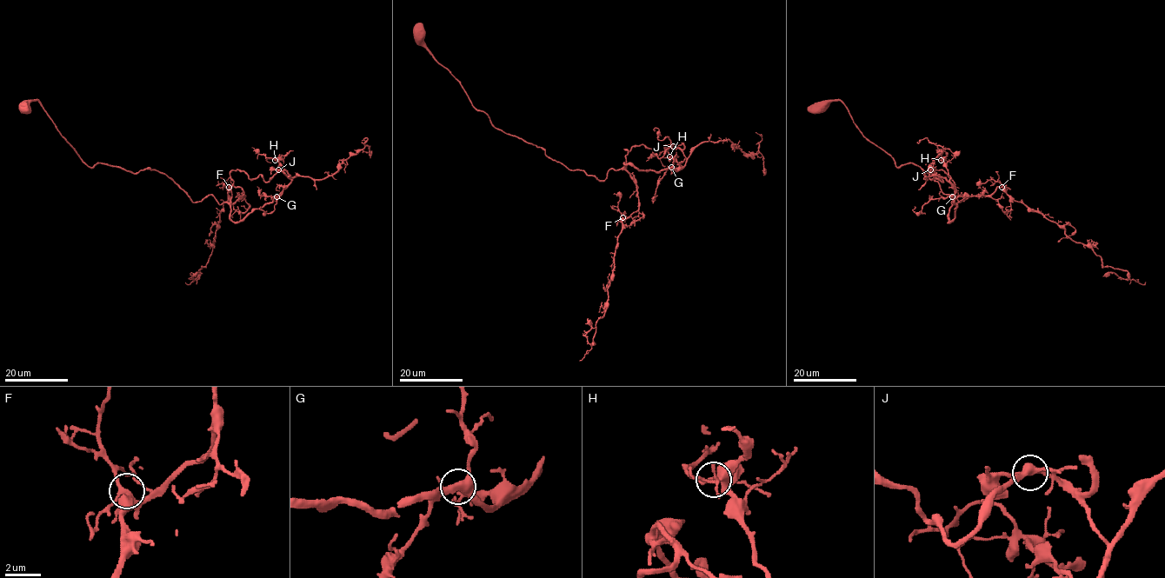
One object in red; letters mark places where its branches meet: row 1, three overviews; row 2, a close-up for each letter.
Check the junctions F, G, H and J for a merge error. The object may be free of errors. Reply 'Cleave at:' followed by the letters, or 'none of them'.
Cleave at: none of them

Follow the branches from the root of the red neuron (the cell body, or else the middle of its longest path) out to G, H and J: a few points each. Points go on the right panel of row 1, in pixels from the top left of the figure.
G: (817, 106), (840, 101), (896, 167), (942, 170), (960, 202), (964, 195), (955, 198), (949, 222), (952, 196)
H: (817, 106), (840, 101), (896, 167), (942, 170), (960, 202), (964, 195), (949, 222), (955, 187), (941, 160)
J: (817, 106), (840, 101), (896, 167), (942, 170), (955, 197), (964, 197), (952, 202), (930, 170)

